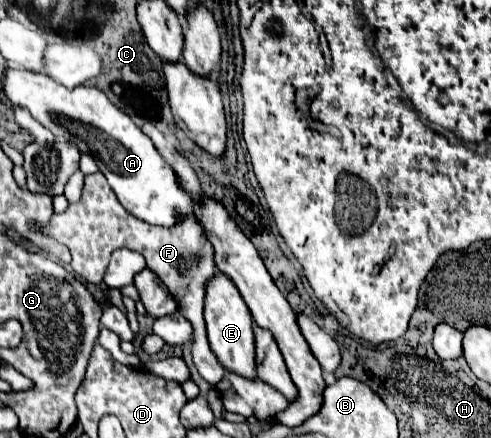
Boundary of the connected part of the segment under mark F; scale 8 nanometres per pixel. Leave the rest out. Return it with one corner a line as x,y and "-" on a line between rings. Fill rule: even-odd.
93,173
93,175
85,175
81,199
77,203
71,203
63,213
53,215
51,221
41,231
69,247
73,255
73,271
93,285
101,283
105,269
109,265
109,257
115,249
127,247
131,251
141,253
147,261
147,267
157,275
157,279
161,279
169,295
173,295
175,303
179,303
177,313
183,315
193,325
191,355
199,375
211,385
221,381
225,369
215,359
215,353
207,343
205,321
203,321
205,287
207,281
213,279
213,275
217,273
217,267
213,259
213,247
199,219
187,215
175,227
153,227
149,223
143,223
141,219
135,219
135,215
123,209
119,199
115,199
115,193
109,189
107,179
101,173

